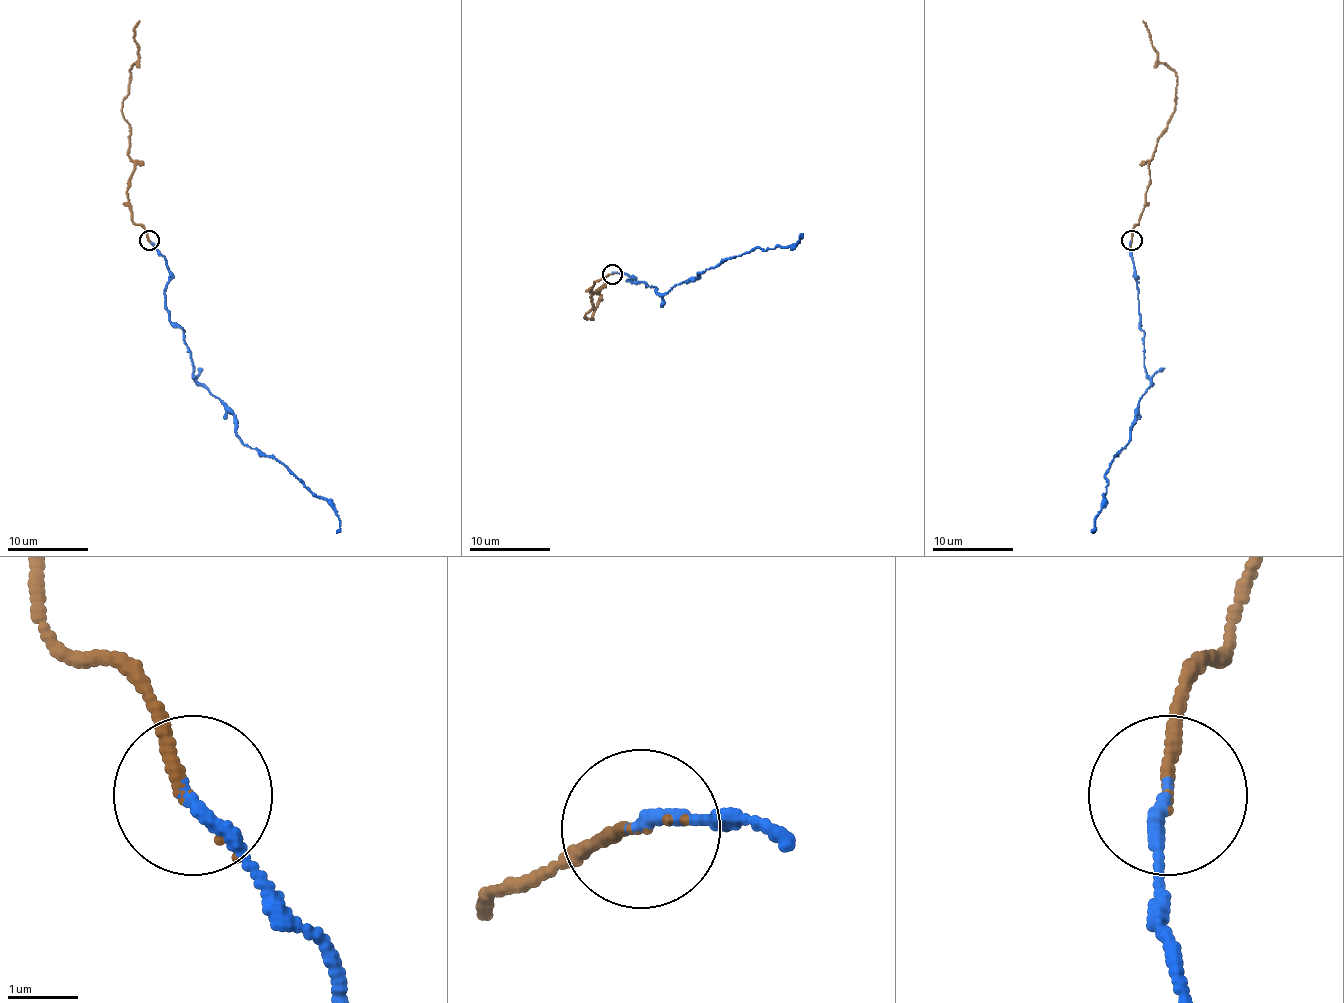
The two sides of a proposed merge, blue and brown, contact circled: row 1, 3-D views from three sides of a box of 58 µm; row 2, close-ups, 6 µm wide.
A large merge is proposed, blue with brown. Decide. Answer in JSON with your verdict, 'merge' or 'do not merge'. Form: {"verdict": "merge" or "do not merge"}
{"verdict": "merge"}

